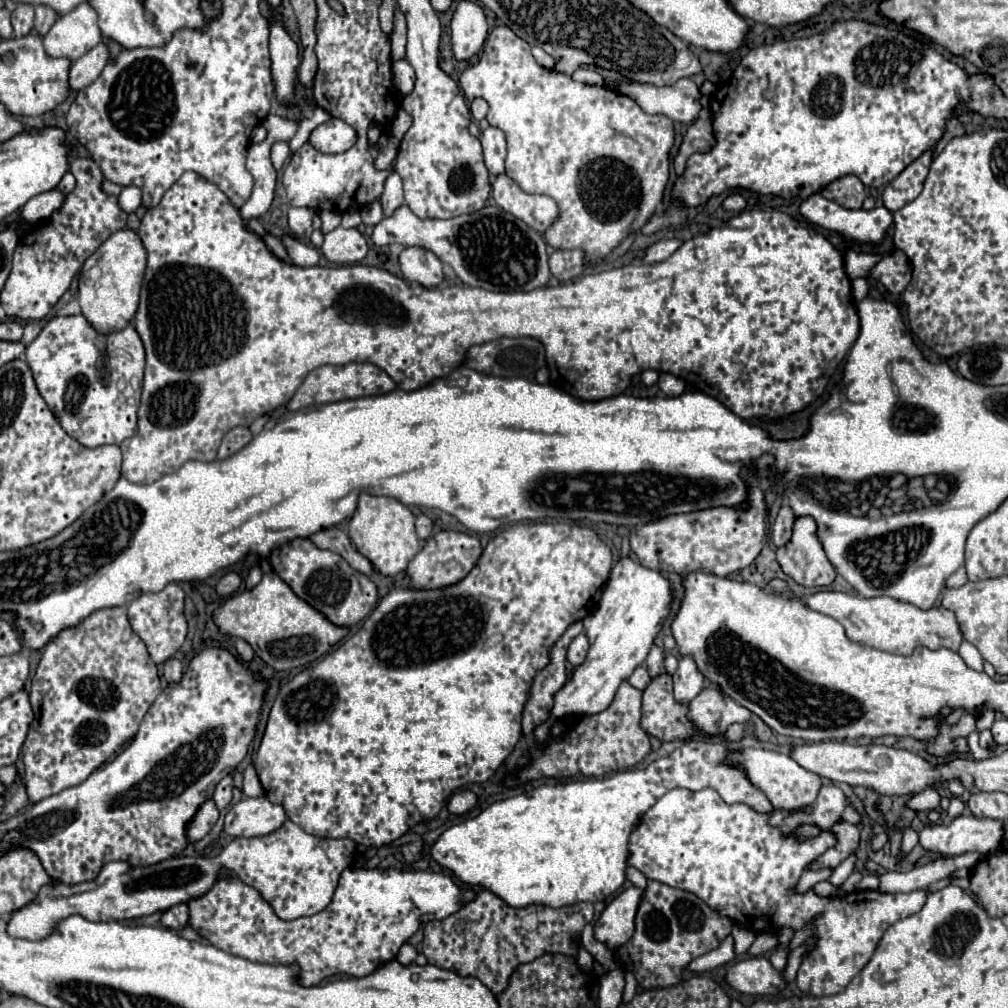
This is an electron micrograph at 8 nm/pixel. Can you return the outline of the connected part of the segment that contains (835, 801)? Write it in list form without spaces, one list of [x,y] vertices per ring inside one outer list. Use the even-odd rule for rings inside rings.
[[[824,783],[812,805],[790,813],[782,825],[772,827],[768,825],[770,813],[758,813],[746,803],[730,805],[710,787],[700,791],[672,789],[632,829],[628,865],[642,871],[648,879],[694,893],[710,909],[754,933],[778,935],[784,927],[798,931],[810,923],[816,943],[804,955],[796,983],[800,991],[812,997],[836,995],[864,969],[884,931],[892,923],[918,913],[926,903],[924,889],[894,895],[866,889],[844,897],[820,897],[814,889],[796,893],[802,871],[836,845],[830,827],[842,819],[846,805],[848,799],[842,789]],[[802,825],[816,825],[820,835],[798,839],[794,833]]]

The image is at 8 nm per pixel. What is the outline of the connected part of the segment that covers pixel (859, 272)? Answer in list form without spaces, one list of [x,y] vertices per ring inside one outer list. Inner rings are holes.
[[[846,251],[846,273],[850,279],[856,277],[868,277],[870,269],[882,259],[880,253],[856,253]]]

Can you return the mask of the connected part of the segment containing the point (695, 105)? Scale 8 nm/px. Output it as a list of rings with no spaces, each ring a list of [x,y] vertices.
[[[680,79],[668,87],[640,83],[614,83],[614,87],[634,99],[648,115],[666,115],[678,123],[692,123],[702,109],[700,91],[692,79]]]

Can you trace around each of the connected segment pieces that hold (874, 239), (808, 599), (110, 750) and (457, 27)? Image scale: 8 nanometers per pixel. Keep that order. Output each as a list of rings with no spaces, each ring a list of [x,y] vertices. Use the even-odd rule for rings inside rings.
[[[810,195],[802,205],[800,213],[830,231],[838,231],[850,239],[866,241],[866,243],[880,243],[884,239],[886,229],[892,225],[892,213],[886,207],[878,209],[844,209],[836,205],[834,201],[822,197],[822,195]]]
[[[818,591],[814,595],[798,597],[808,609],[824,613],[840,621],[846,629],[846,637],[854,643],[868,645],[874,649],[888,649],[896,655],[908,655],[916,645],[928,645],[928,649],[948,647],[956,651],[962,643],[962,633],[958,621],[950,609],[932,607],[928,611],[918,609],[912,603],[904,603],[892,597],[858,597],[840,591]]]
[[[124,605],[98,609],[80,625],[62,629],[44,647],[28,695],[34,709],[34,721],[30,723],[30,731],[22,745],[22,761],[26,767],[24,783],[30,801],[38,803],[68,787],[80,785],[134,737],[140,721],[160,693],[158,667],[150,659],[144,641],[132,631]]]
[[[460,1],[452,17],[452,53],[458,61],[468,61],[480,53],[488,35],[482,7],[474,1]]]

